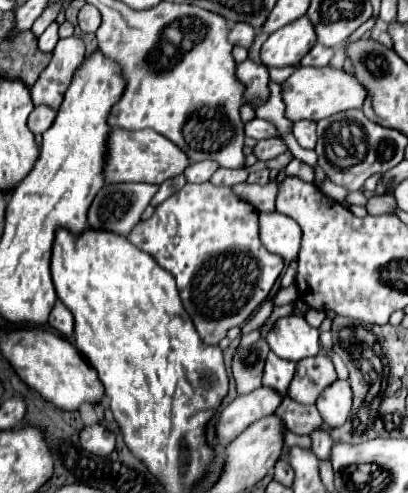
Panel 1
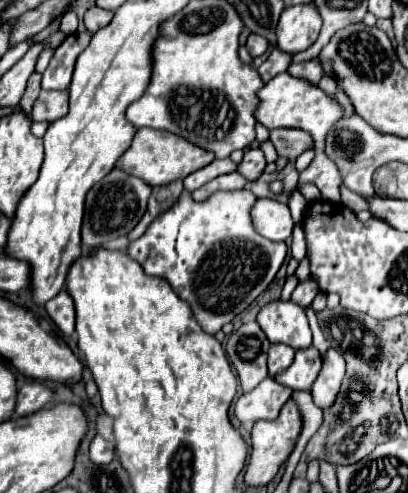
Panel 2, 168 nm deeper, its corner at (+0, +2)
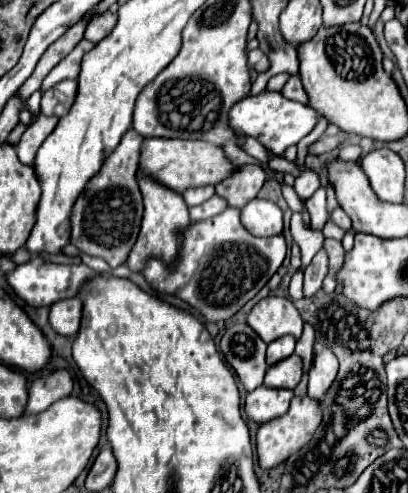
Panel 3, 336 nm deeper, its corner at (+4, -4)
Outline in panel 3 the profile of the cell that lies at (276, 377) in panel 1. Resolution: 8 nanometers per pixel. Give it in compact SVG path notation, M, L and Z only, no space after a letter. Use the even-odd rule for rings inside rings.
M281 336L281 338L275 340L273 344L269 344L269 348L267 348L267 364L273 366L273 364L277 364L279 360L291 356L293 350L295 350L295 342L297 342L297 340L293 340L291 336Z

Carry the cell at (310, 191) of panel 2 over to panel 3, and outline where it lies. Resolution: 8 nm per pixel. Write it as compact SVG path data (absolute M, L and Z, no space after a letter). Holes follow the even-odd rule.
M319 188L307 202L307 212L311 216L311 230L323 230L325 222L327 222L327 208L325 208L325 190Z

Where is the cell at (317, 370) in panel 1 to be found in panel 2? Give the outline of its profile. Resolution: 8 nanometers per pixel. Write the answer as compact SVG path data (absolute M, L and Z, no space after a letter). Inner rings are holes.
M315 346L299 350L295 354L293 364L275 376L275 380L291 390L311 390L317 374L321 372L323 358Z

